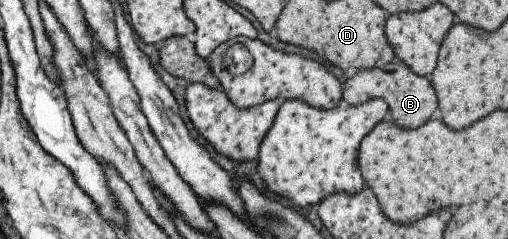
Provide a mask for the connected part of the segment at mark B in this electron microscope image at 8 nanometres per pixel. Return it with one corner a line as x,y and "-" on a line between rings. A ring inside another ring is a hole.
393,59
378,69
357,71
342,84
342,98
349,105
357,106
368,100
381,99
389,110
388,116
403,130
411,130
427,122
427,118
437,108
433,88
425,78
415,76
400,60

